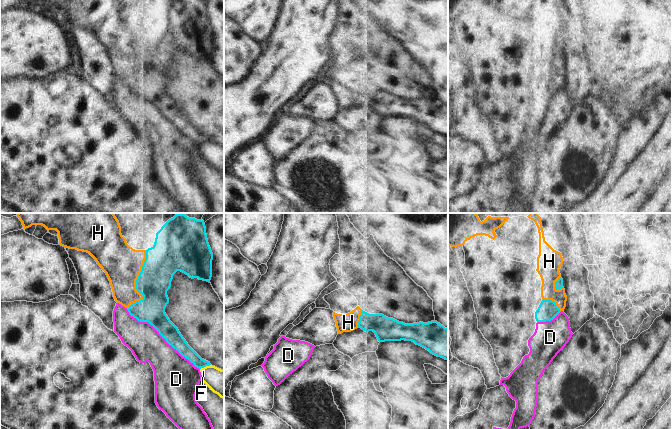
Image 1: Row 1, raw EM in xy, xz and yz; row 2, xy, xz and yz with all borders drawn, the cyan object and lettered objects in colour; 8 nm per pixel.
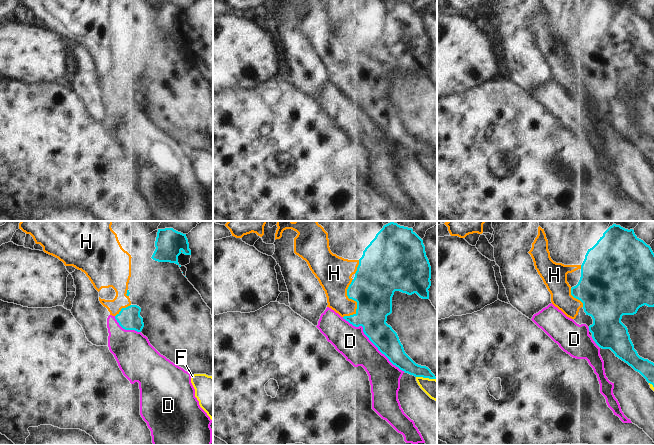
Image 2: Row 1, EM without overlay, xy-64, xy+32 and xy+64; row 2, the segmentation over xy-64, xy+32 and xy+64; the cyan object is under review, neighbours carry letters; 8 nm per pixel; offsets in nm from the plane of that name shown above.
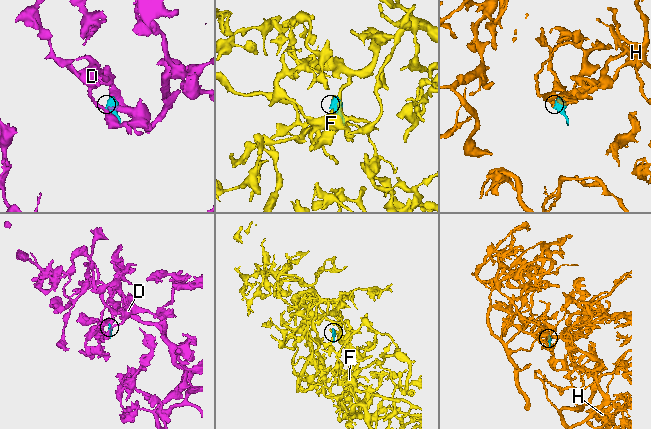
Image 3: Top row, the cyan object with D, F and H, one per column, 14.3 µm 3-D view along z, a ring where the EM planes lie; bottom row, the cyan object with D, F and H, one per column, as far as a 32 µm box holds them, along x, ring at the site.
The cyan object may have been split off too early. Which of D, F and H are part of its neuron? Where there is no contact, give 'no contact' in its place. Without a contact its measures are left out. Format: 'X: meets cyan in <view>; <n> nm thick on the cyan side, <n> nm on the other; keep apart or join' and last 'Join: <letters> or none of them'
D: meets cyan in xy; 220 nm thick on the cyan side, 280 nm on the other; keep apart
F: meets cyan in xy; 100 nm thick on the cyan side, 200 nm on the other; keep apart
H: meets cyan in xy; 260 nm thick on the cyan side, 300 nm on the other; join
Join: H

